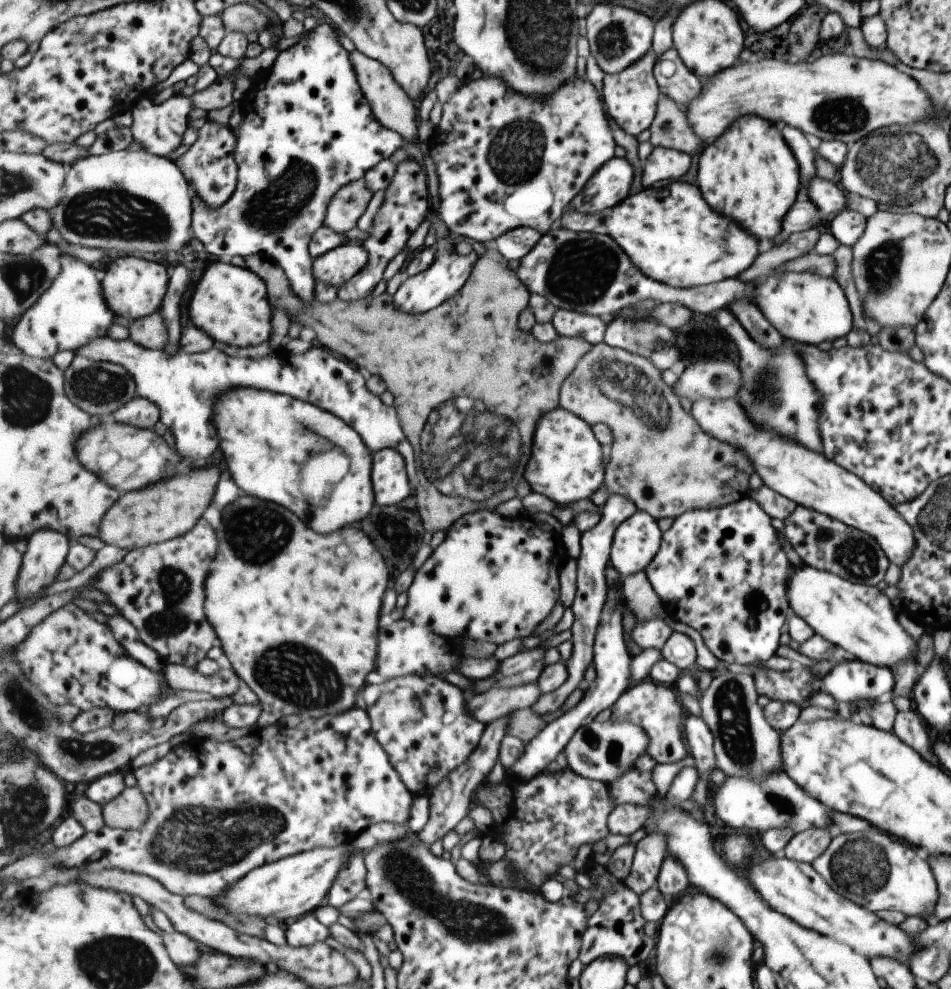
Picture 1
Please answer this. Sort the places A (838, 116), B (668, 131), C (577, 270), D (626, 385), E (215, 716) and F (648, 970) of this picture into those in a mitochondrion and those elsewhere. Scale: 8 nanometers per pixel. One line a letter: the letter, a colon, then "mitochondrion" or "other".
A: mitochondrion
B: mitochondrion
C: mitochondrion
D: mitochondrion
E: other
F: other

